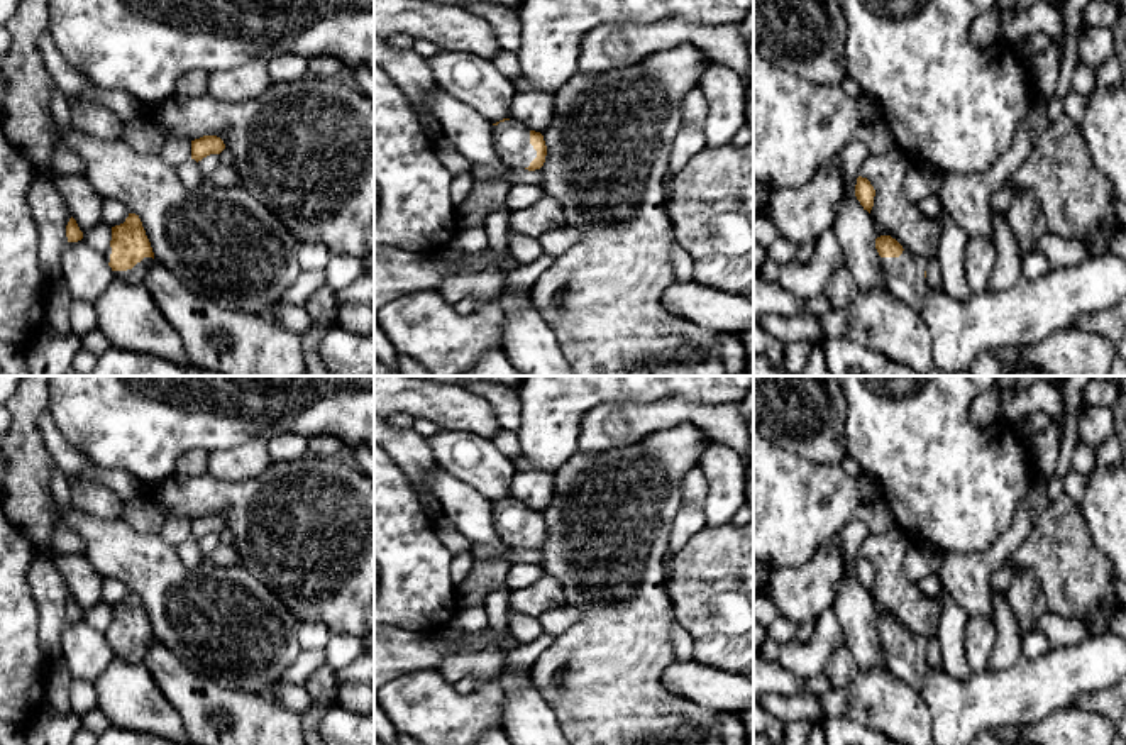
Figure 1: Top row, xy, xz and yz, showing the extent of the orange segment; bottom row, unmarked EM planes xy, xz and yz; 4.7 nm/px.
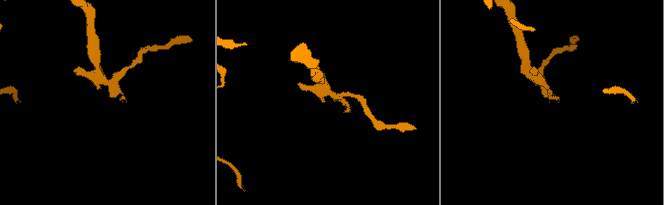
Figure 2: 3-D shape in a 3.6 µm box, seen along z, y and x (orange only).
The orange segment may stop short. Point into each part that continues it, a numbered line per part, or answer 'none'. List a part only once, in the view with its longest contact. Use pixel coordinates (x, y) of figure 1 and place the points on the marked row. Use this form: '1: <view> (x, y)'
1: xy (134, 276)

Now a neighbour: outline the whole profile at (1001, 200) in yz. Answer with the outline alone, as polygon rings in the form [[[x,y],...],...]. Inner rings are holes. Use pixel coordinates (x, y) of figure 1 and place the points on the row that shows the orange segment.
[[[1004,185],[999,191],[996,191],[991,198],[991,210],[994,215],[1006,213],[1013,203],[1013,191],[1009,185]]]

